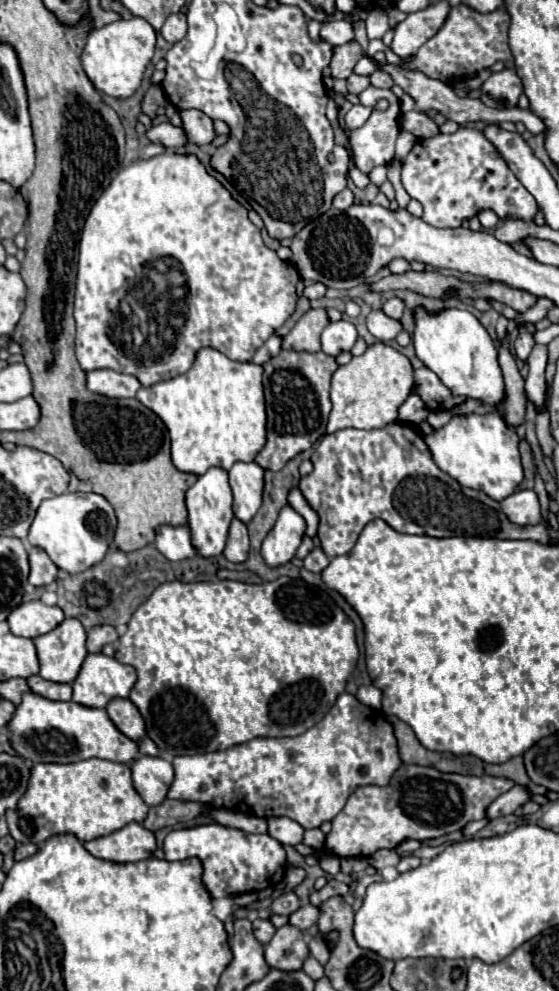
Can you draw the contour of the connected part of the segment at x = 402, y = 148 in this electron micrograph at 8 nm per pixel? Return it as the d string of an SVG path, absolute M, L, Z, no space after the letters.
M401 131L399 133L399 137L397 137L397 151L395 151L395 159L399 161L399 163L403 163L405 161L405 157L409 155L409 151L413 149L413 145L417 143L417 137L413 135L413 133L409 133L409 131Z

